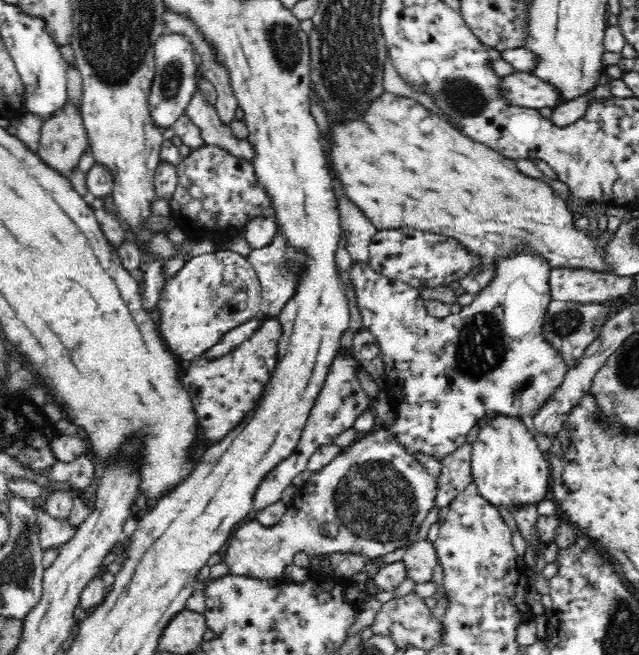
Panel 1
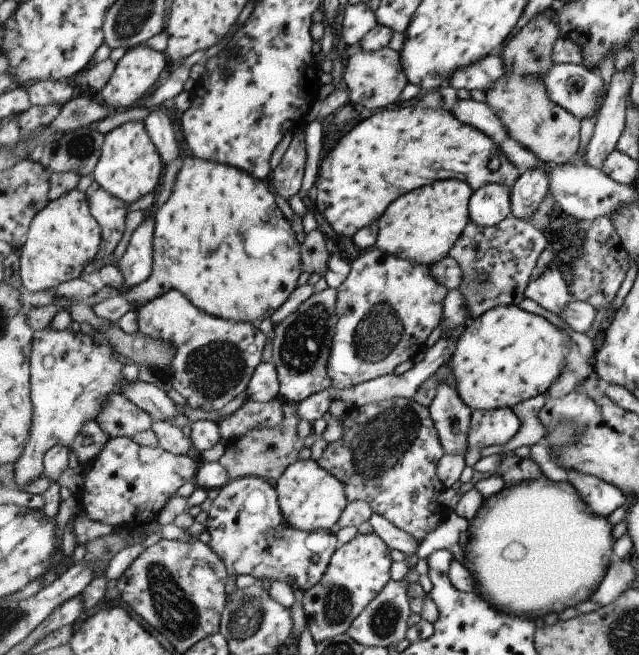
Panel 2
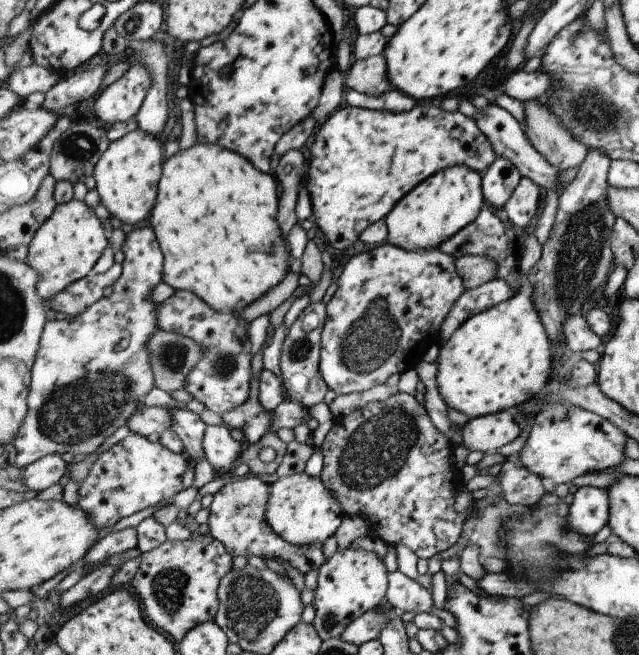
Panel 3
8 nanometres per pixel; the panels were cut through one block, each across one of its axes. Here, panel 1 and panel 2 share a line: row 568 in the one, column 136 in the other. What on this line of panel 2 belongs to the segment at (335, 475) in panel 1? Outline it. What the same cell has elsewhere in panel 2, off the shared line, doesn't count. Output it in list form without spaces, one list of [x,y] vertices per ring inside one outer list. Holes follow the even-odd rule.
[[[154,210],[134,231],[117,267],[124,279],[122,294],[133,286],[141,286],[151,275],[154,263],[154,238],[156,235]]]

